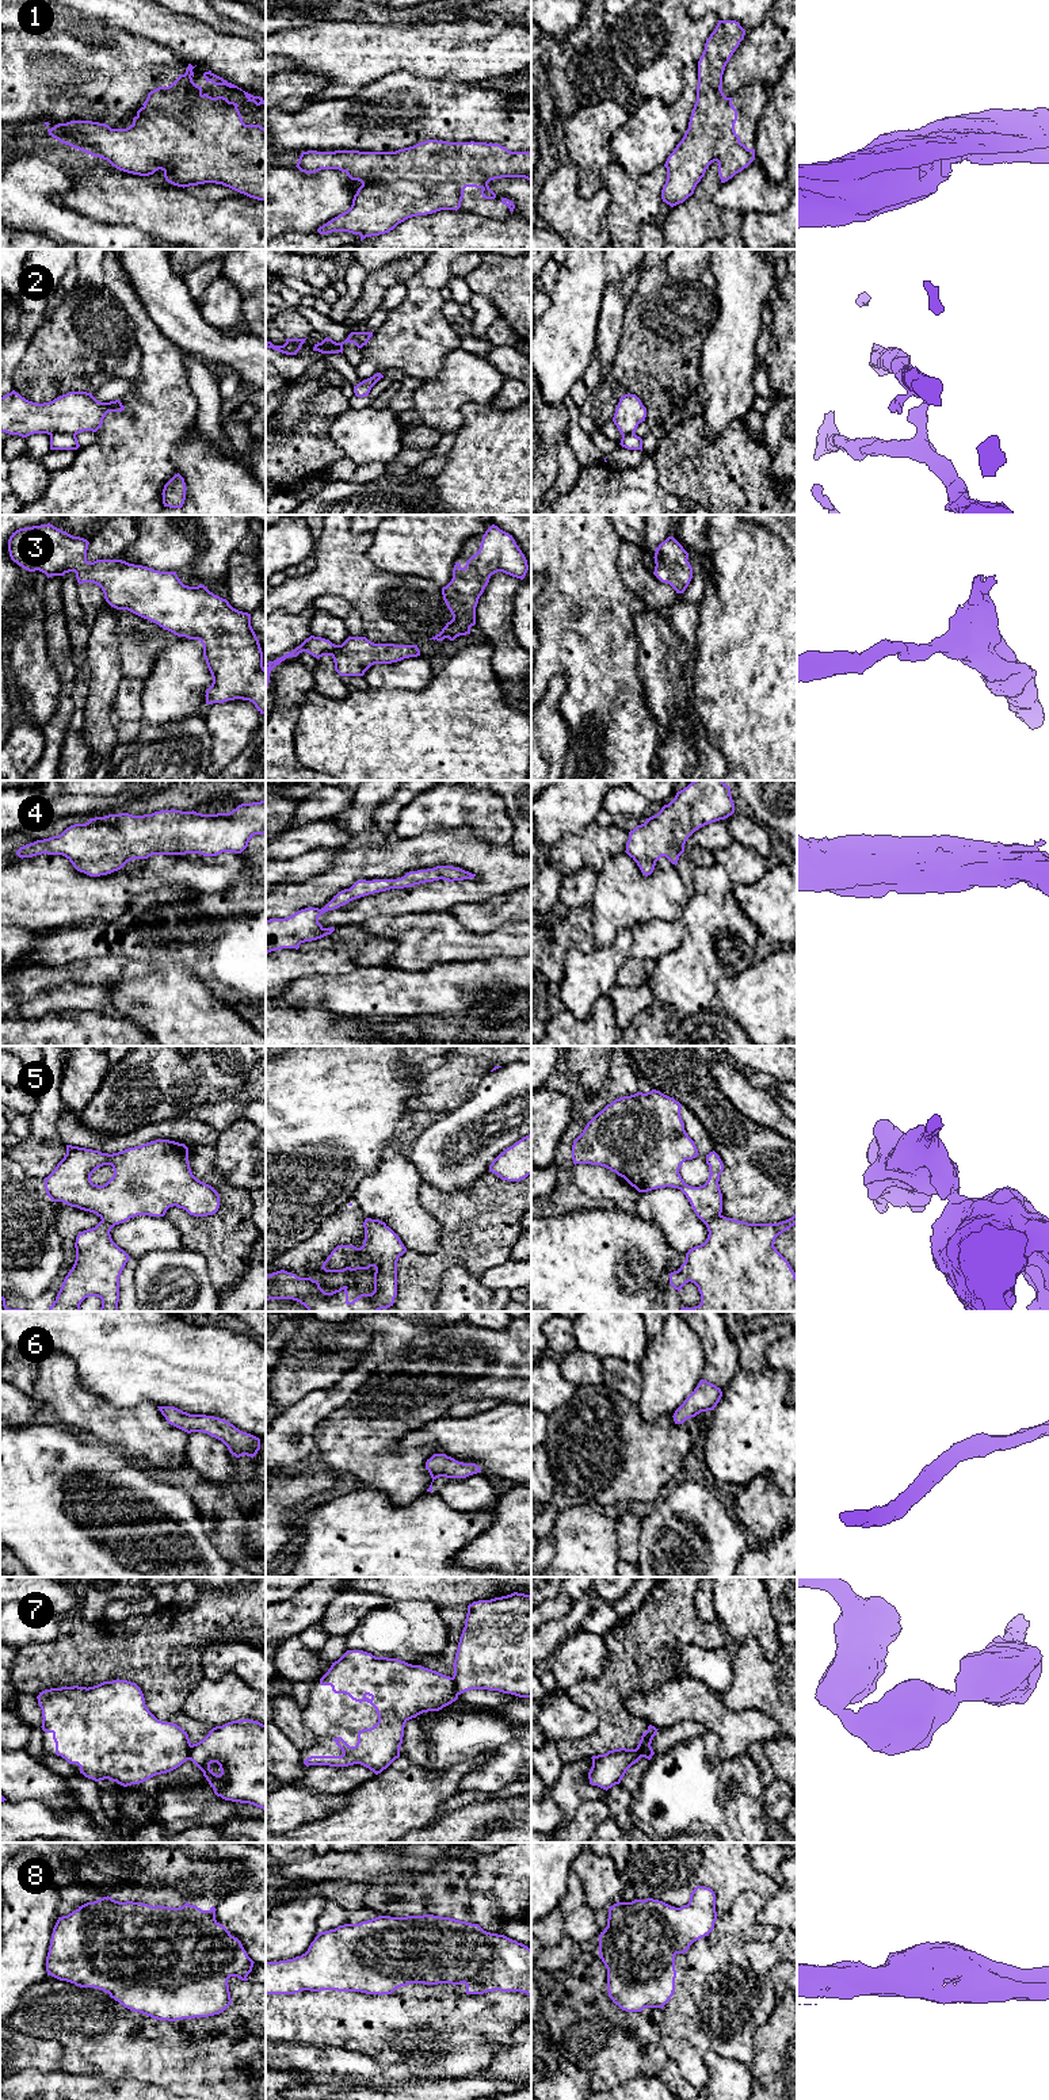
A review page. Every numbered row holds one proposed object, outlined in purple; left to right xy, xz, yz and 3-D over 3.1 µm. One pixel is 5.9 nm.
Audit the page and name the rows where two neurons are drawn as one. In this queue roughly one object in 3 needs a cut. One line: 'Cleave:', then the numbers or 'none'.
Cleave: 2, 5, 7

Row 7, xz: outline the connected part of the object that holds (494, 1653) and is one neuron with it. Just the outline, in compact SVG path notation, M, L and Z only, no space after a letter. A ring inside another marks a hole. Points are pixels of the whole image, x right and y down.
M514 1592L469 1604L453 1666L458 1695L489 1689L531 1698L531 1596Z

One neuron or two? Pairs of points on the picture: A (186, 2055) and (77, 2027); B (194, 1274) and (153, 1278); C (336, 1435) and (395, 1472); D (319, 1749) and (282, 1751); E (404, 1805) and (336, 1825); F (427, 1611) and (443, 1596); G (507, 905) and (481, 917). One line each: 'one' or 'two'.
A: one
B: one
C: one
D: two
E: one
F: two
G: one

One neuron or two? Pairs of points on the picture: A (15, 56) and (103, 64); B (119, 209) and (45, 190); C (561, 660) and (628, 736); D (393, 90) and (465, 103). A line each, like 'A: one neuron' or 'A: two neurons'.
A: one neuron
B: two neurons
C: one neuron
D: one neuron

